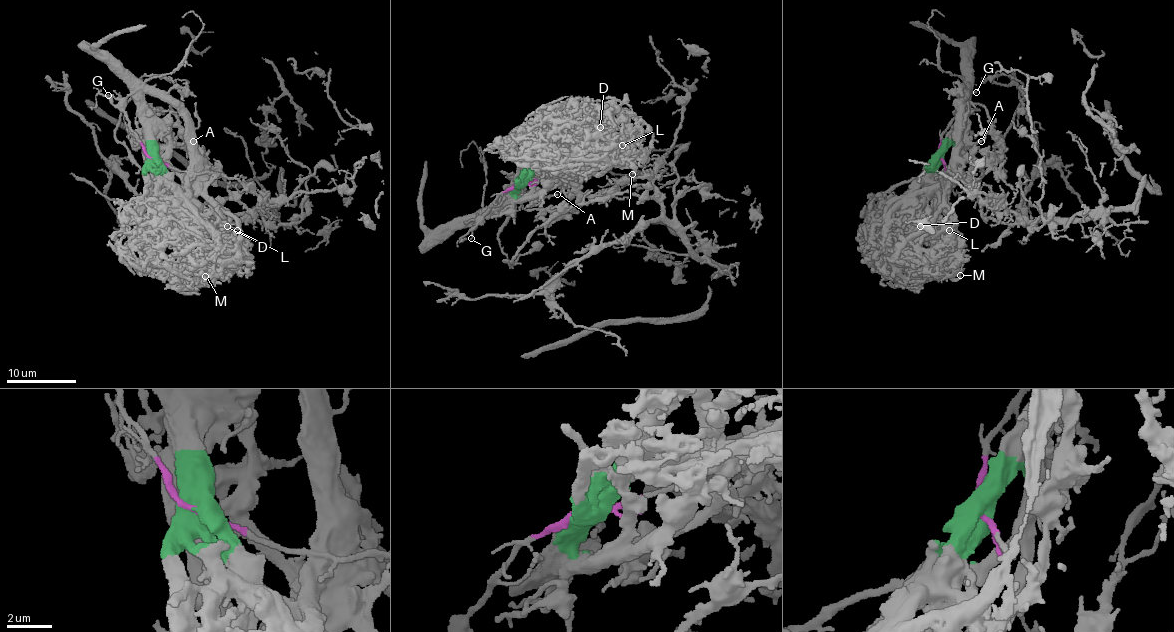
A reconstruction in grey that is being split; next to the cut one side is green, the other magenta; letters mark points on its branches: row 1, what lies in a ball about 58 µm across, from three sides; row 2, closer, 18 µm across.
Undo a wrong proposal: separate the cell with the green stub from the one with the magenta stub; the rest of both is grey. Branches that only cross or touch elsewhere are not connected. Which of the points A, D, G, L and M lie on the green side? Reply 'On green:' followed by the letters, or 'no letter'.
On green: A, D, L, M

